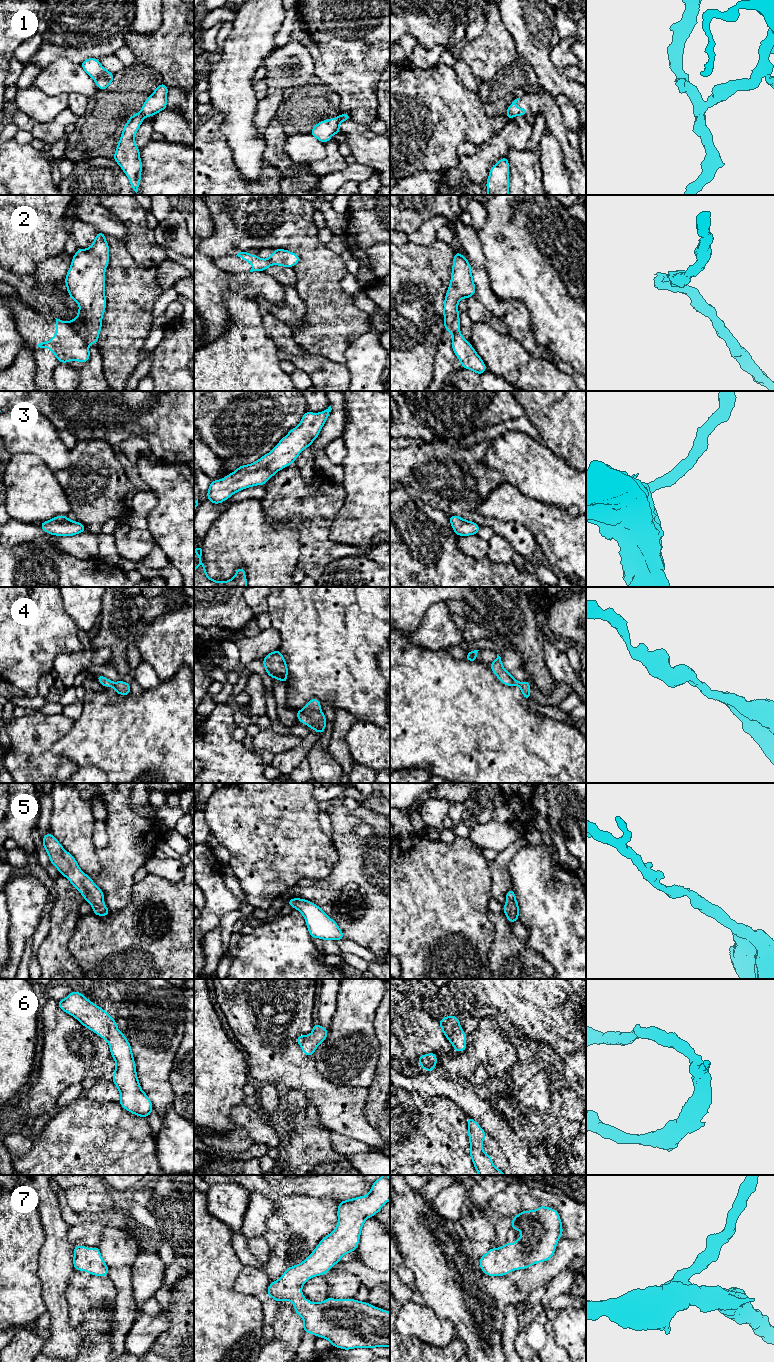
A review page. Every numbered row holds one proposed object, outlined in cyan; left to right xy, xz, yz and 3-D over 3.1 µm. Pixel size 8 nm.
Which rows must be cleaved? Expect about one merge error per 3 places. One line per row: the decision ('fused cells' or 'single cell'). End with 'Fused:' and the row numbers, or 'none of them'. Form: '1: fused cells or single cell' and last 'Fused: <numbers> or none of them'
1: fused cells
2: fused cells
3: single cell
4: single cell
5: single cell
6: single cell
7: single cell
Fused: 1, 2

